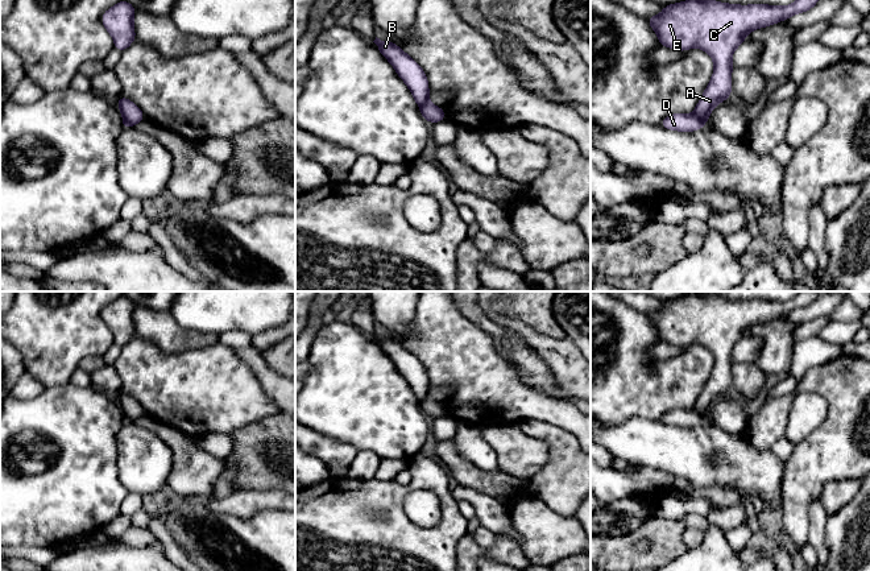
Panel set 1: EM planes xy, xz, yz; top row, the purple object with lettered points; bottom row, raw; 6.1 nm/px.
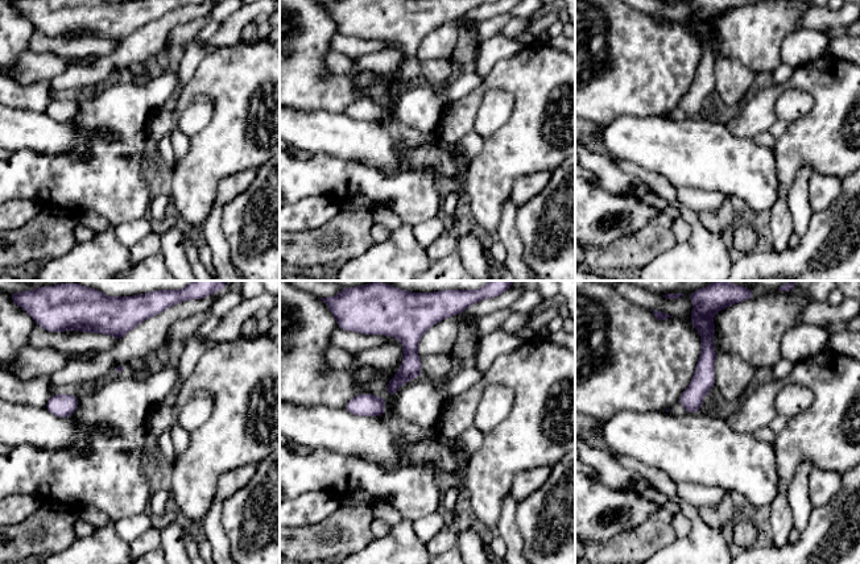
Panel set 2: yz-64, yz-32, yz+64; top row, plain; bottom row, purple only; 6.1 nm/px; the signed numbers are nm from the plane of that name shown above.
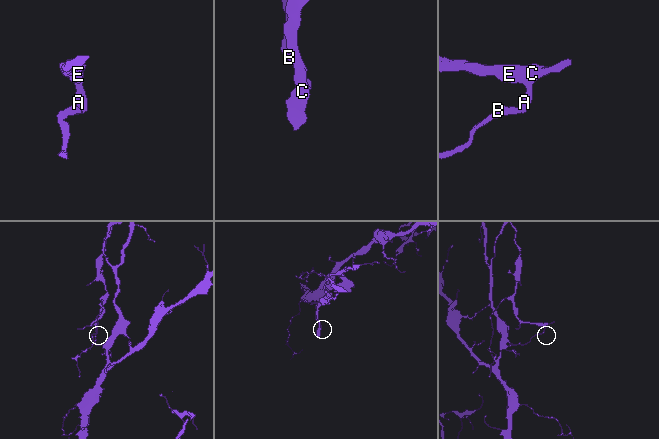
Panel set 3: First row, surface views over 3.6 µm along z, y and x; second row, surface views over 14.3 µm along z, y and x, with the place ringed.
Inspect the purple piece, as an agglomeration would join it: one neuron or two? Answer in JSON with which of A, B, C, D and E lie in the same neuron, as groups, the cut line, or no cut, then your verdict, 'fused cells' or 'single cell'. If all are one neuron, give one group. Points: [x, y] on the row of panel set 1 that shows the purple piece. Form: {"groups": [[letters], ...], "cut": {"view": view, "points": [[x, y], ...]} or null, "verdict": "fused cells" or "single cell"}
{"groups": [["A", "C", "E"], ["B", "D"]], "cut": {"view": "yz", "points": [[694, 112], [703, 124]]}, "verdict": "fused cells"}

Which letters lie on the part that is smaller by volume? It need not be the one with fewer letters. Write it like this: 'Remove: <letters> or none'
Remove: A, C, E

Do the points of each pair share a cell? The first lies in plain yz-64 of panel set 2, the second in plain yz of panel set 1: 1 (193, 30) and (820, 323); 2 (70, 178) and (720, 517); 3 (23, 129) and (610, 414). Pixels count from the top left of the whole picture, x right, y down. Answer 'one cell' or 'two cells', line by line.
1: one cell
2: one cell
3: two cells

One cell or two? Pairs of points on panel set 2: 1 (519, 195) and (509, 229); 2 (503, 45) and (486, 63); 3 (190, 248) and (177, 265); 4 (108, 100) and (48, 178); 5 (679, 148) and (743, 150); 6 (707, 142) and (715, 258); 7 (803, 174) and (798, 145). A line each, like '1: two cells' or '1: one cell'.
1: two cells
2: one cell
3: two cells
4: one cell
5: one cell
6: two cells
7: two cells

